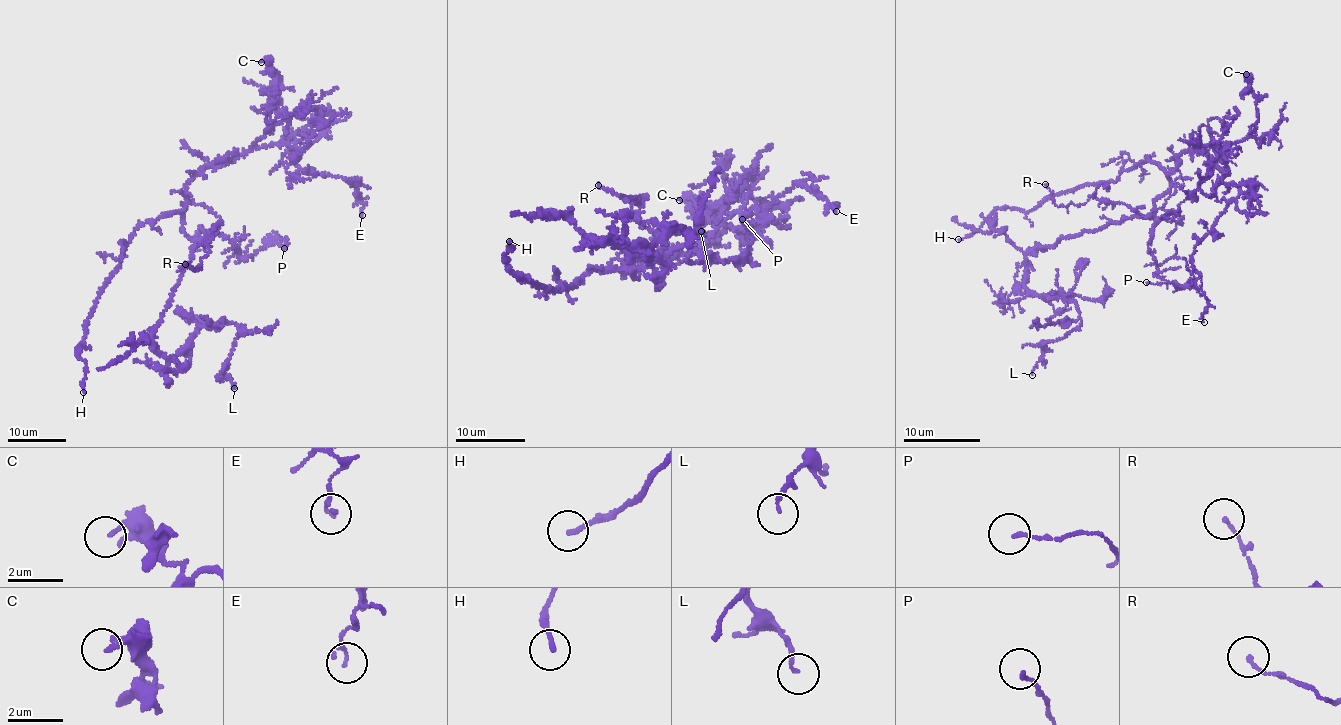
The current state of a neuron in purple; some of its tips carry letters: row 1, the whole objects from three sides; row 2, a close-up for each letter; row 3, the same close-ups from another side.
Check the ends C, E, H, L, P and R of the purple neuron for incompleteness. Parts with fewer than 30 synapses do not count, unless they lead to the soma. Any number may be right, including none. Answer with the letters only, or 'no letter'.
H

